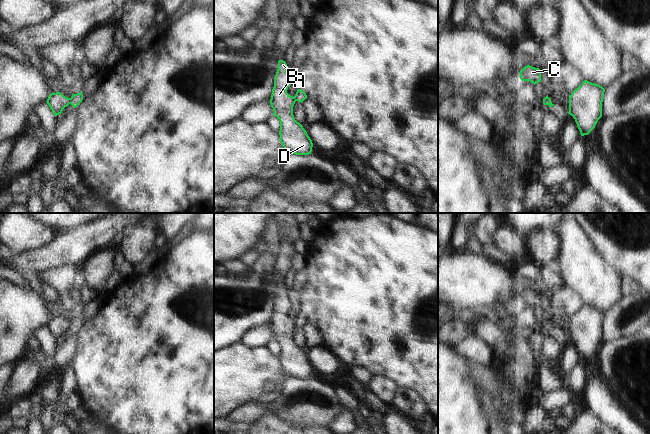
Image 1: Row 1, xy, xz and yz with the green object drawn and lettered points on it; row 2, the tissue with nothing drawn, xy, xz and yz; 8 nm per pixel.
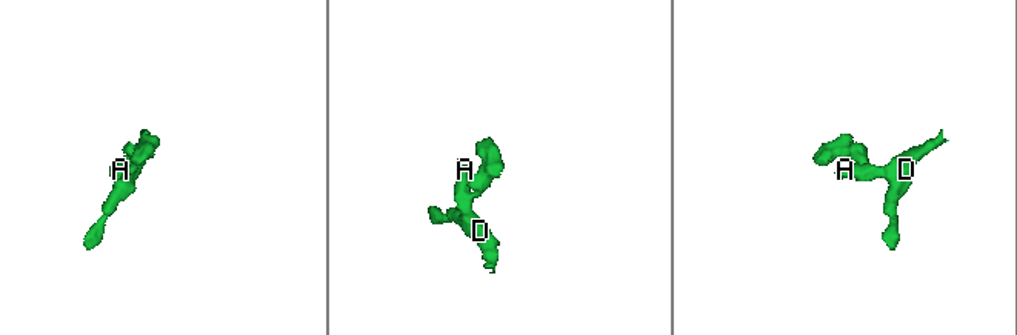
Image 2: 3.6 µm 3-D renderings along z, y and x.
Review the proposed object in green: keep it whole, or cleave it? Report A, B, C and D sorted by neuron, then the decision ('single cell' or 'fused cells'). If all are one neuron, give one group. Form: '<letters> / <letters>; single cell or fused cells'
A B D / C; fused cells

